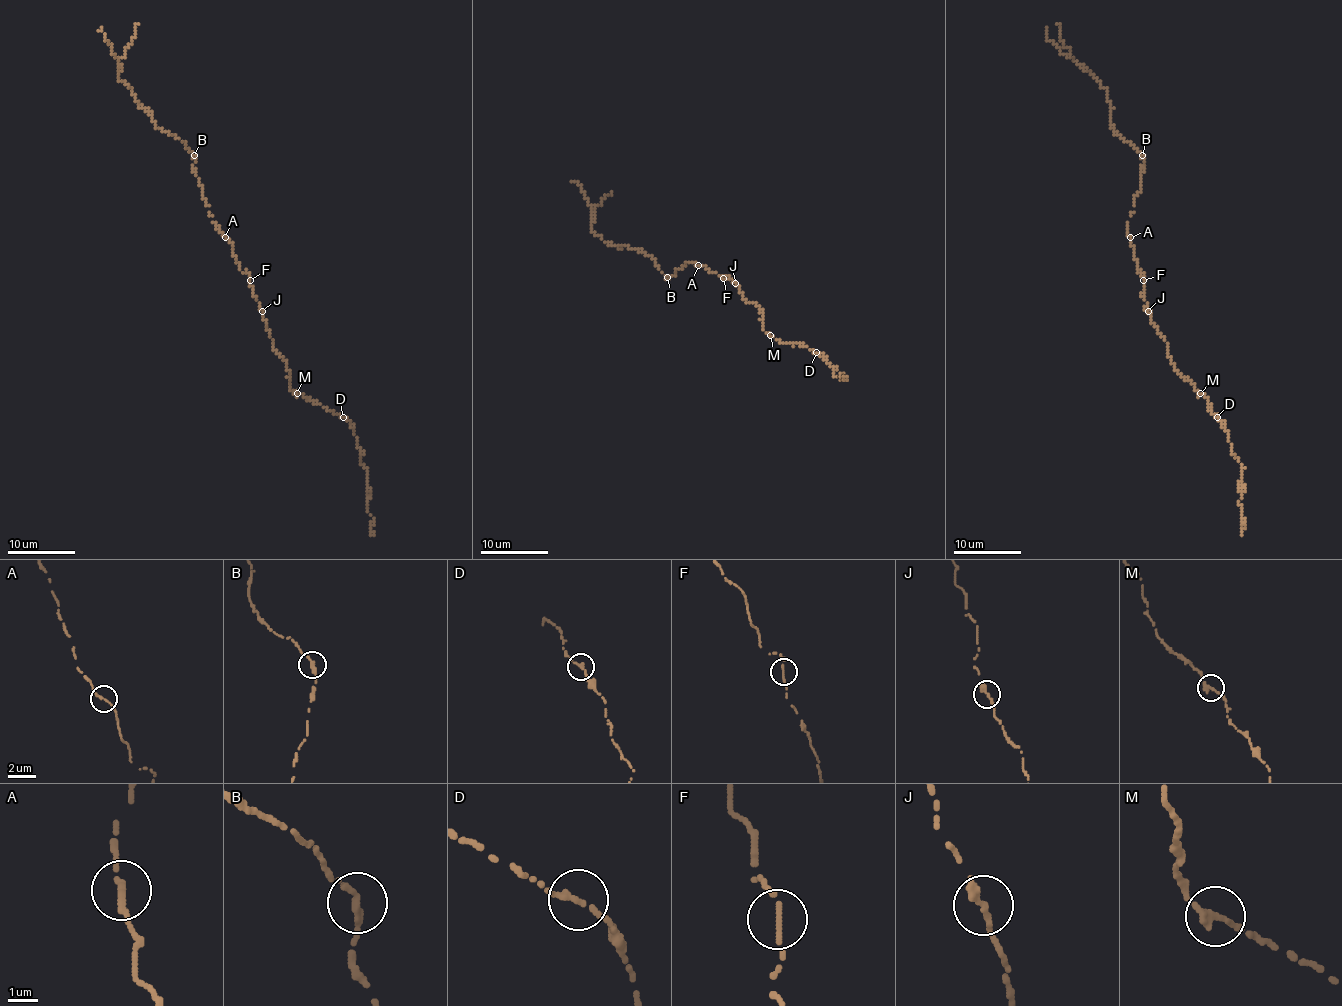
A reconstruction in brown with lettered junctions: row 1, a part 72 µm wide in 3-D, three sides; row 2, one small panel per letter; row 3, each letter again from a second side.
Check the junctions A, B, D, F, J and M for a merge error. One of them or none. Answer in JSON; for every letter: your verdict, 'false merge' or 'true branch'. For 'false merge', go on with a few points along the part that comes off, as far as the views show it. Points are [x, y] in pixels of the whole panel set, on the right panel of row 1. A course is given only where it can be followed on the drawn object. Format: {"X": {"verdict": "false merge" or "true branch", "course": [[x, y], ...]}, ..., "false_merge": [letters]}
{"A": {"verdict": "true branch"}, "B": {"verdict": "true branch"}, "D": {"verdict": "true branch"}, "F": {"verdict": "true branch"}, "J": {"verdict": "true branch"}, "M": {"verdict": "true branch"}, "false_merge": []}

